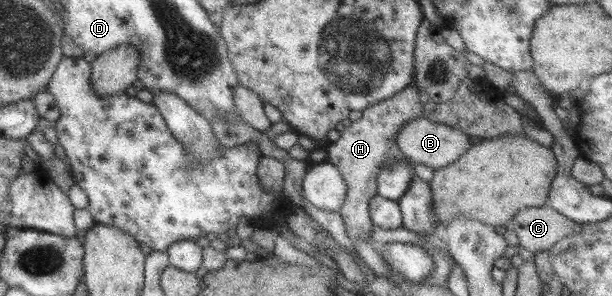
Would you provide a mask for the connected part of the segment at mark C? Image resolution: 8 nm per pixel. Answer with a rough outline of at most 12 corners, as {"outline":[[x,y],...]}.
{"outline":[[548,206],[521,208],[508,227],[535,253],[580,231]]}

